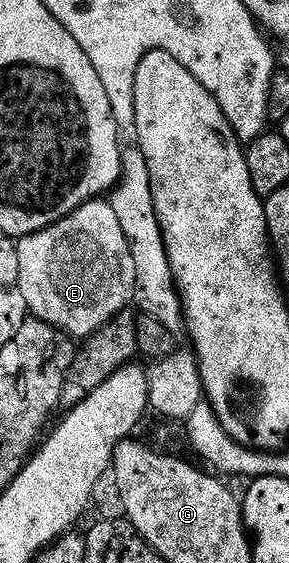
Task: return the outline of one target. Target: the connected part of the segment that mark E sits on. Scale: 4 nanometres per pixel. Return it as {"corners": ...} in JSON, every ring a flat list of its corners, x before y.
{"corners":[[106,198,90,199,69,217,18,240,17,262,21,265,17,290,28,312,43,323,53,325,75,341,86,341,132,306,137,285,133,249,121,229,121,221]]}

